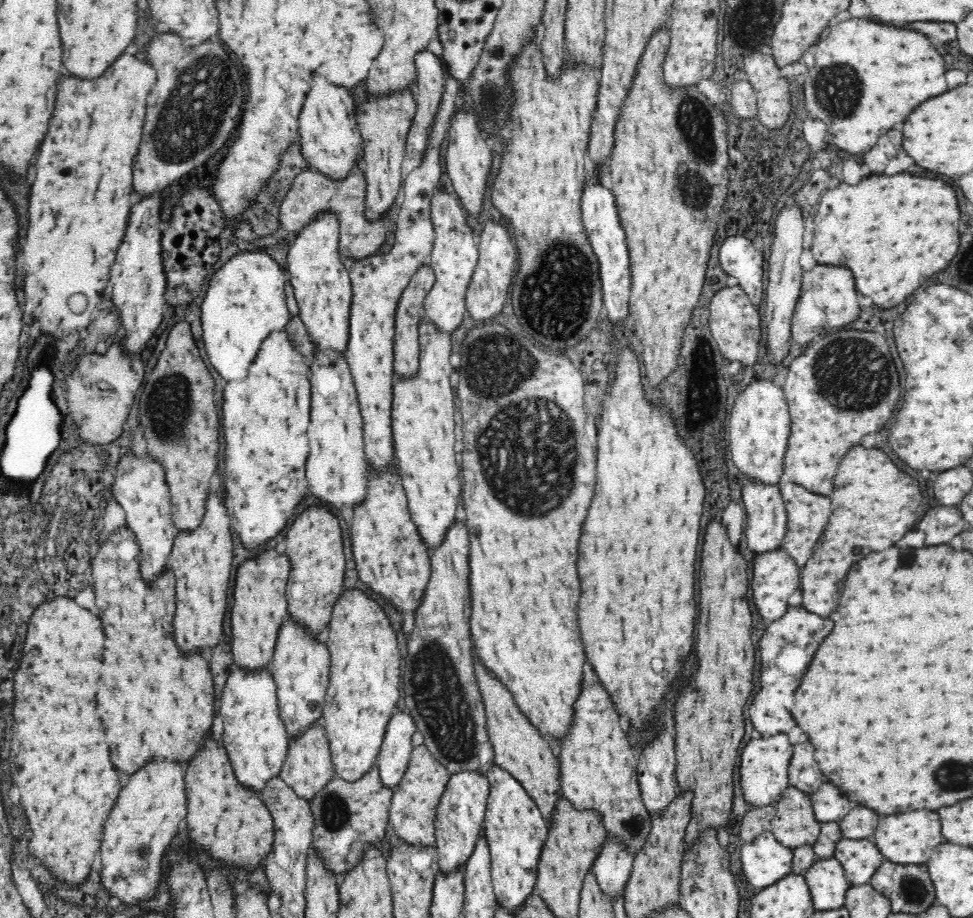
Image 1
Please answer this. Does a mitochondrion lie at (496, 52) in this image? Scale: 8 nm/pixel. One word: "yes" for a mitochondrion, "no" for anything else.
yes

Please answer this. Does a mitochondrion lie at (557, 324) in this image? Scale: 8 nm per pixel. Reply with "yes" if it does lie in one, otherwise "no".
yes

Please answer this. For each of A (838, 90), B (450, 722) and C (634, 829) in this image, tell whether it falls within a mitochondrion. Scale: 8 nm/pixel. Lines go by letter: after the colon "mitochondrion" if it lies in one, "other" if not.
A: mitochondrion
B: mitochondrion
C: mitochondrion

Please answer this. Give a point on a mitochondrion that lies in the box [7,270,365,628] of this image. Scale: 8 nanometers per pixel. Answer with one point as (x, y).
(169, 404)

